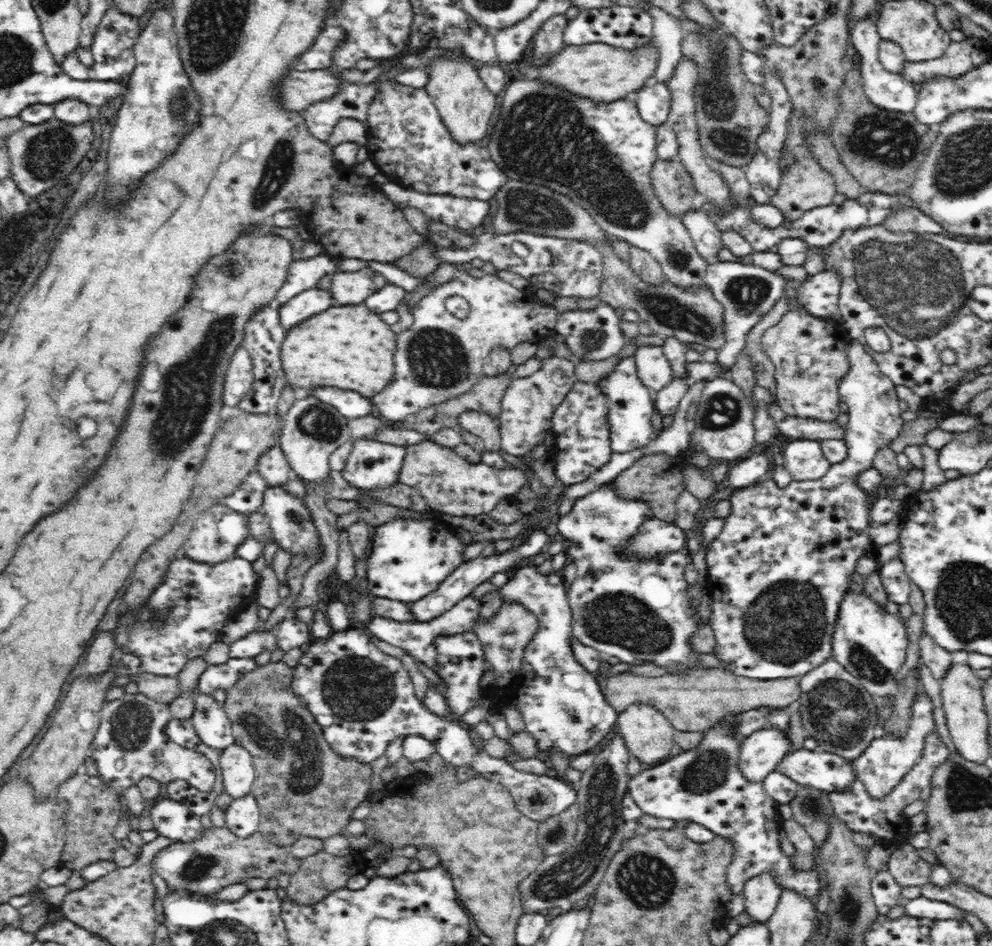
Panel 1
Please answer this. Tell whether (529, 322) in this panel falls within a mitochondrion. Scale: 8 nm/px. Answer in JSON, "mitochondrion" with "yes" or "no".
{"mitochondrion":"no"}

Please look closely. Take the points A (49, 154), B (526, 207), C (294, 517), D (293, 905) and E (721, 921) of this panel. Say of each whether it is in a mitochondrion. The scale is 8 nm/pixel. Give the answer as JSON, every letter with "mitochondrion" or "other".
{"A":"mitochondrion","B":"mitochondrion","C":"mitochondrion","D":"other","E":"other"}

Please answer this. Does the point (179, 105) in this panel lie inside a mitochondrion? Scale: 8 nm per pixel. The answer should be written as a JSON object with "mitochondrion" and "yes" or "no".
{"mitochondrion":"yes"}

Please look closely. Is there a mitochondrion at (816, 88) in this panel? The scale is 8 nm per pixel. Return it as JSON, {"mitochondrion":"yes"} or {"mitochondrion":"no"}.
{"mitochondrion":"yes"}

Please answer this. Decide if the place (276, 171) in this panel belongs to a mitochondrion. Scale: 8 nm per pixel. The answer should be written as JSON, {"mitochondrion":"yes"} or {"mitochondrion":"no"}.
{"mitochondrion":"yes"}

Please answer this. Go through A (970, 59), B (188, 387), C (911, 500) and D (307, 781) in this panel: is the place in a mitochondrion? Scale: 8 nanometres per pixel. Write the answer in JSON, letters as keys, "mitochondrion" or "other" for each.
{"A":"other","B":"mitochondrion","C":"other","D":"mitochondrion"}

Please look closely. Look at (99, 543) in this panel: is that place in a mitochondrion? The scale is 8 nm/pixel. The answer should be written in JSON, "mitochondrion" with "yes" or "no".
{"mitochondrion":"no"}

